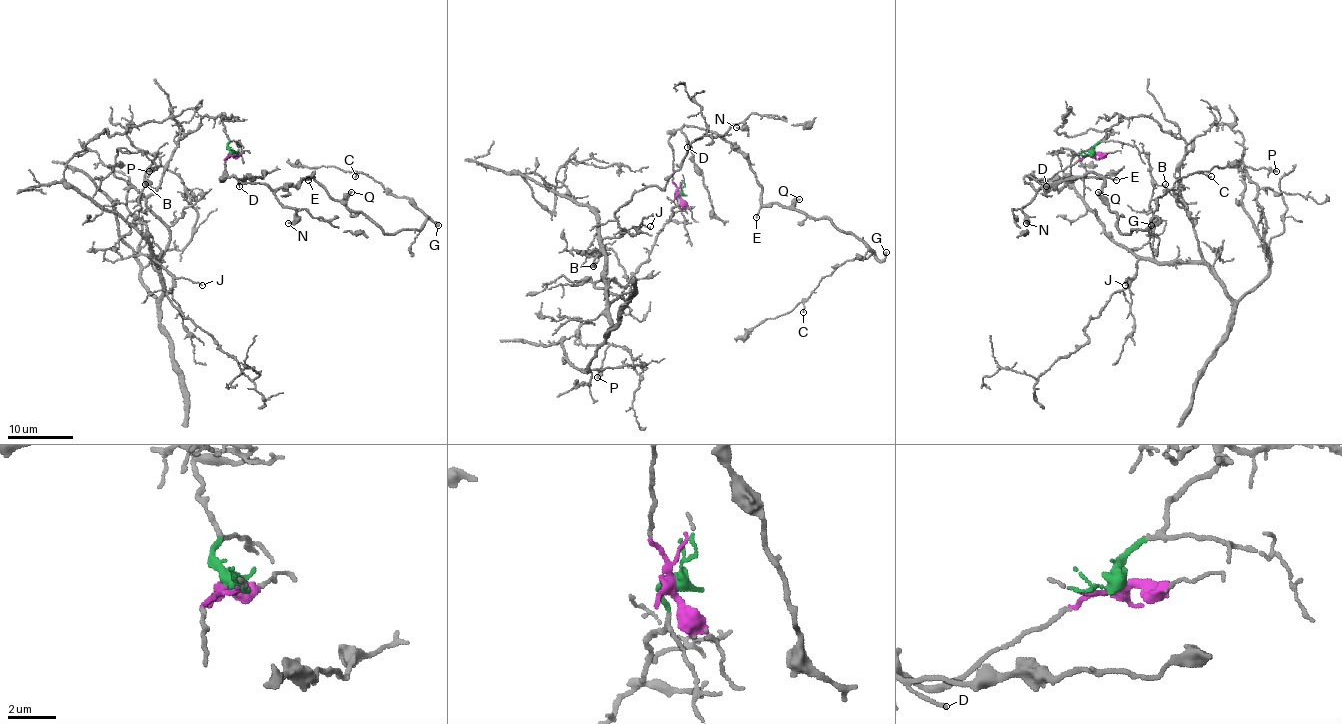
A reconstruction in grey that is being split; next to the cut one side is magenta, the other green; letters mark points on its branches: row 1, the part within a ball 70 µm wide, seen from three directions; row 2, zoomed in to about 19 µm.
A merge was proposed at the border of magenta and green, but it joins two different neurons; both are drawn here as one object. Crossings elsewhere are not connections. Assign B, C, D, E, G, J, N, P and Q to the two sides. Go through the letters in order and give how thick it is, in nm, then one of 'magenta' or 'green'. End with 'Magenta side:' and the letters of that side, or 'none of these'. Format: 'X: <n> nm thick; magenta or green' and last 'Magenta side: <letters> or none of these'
B: 180 nm thick; green
C: 110 nm thick; magenta
D: 130 nm thick; magenta
E: 140 nm thick; magenta
G: 340 nm thick; magenta
J: 100 nm thick; green
N: 220 nm thick; magenta
P: 280 nm thick; green
Q: 190 nm thick; magenta
Magenta side: C, D, E, G, N, Q

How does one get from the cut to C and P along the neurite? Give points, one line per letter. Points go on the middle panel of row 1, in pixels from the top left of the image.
C: (678, 193), (668, 140), (699, 127), (741, 154), (762, 205), (858, 237), (873, 254), (821, 280), (803, 312)
P: (678, 193), (673, 215), (626, 286), (595, 283), (617, 298), (590, 369), (645, 364), (611, 345), (596, 377)

